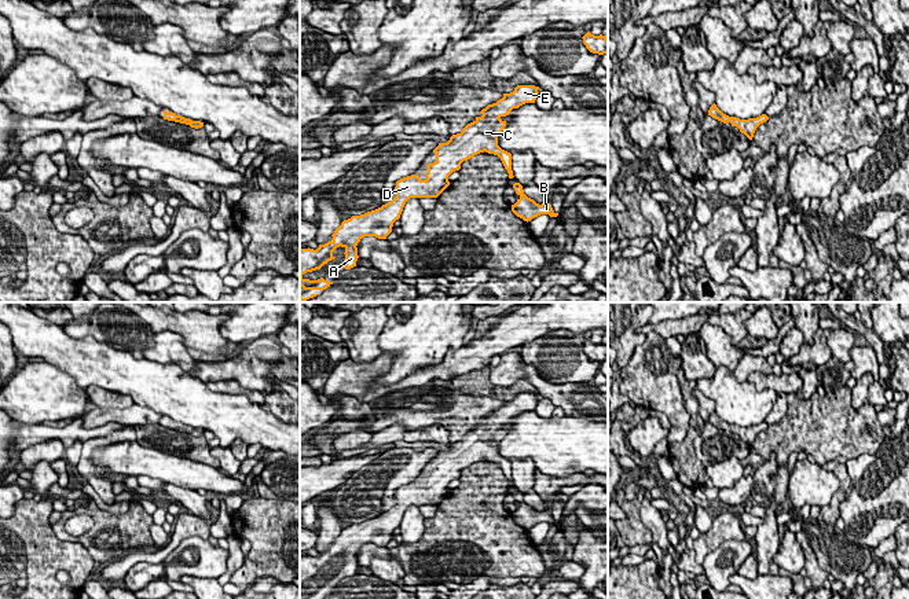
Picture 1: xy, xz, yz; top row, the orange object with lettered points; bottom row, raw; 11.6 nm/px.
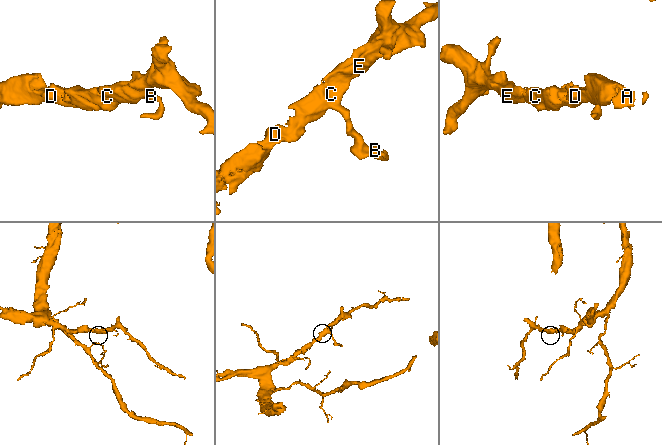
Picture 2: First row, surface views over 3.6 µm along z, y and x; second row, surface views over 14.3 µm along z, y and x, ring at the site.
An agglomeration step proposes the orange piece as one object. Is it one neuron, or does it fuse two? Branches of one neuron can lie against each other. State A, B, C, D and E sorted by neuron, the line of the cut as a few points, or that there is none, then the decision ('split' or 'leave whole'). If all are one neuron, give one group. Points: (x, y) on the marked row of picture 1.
A B C D E; no cut; leave whole

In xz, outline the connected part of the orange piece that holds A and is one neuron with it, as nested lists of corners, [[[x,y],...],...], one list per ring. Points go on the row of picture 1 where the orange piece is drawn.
[[[517,85],[513,92],[503,93],[496,103],[488,104],[480,113],[481,117],[468,124],[461,133],[452,135],[447,143],[439,143],[433,150],[436,161],[428,163],[426,179],[417,174],[396,181],[396,196],[381,207],[360,216],[344,220],[334,231],[333,240],[314,249],[300,249],[300,286],[304,290],[326,290],[333,284],[323,278],[318,280],[304,279],[303,275],[320,269],[334,260],[333,251],[337,247],[345,249],[345,269],[356,267],[358,243],[364,236],[386,239],[392,232],[393,223],[400,218],[403,207],[410,198],[437,198],[448,185],[448,176],[461,169],[461,163],[480,152],[498,155],[513,179],[512,154],[498,146],[498,135],[505,129],[506,121],[502,117],[510,114],[525,103],[535,103],[539,87]]]

